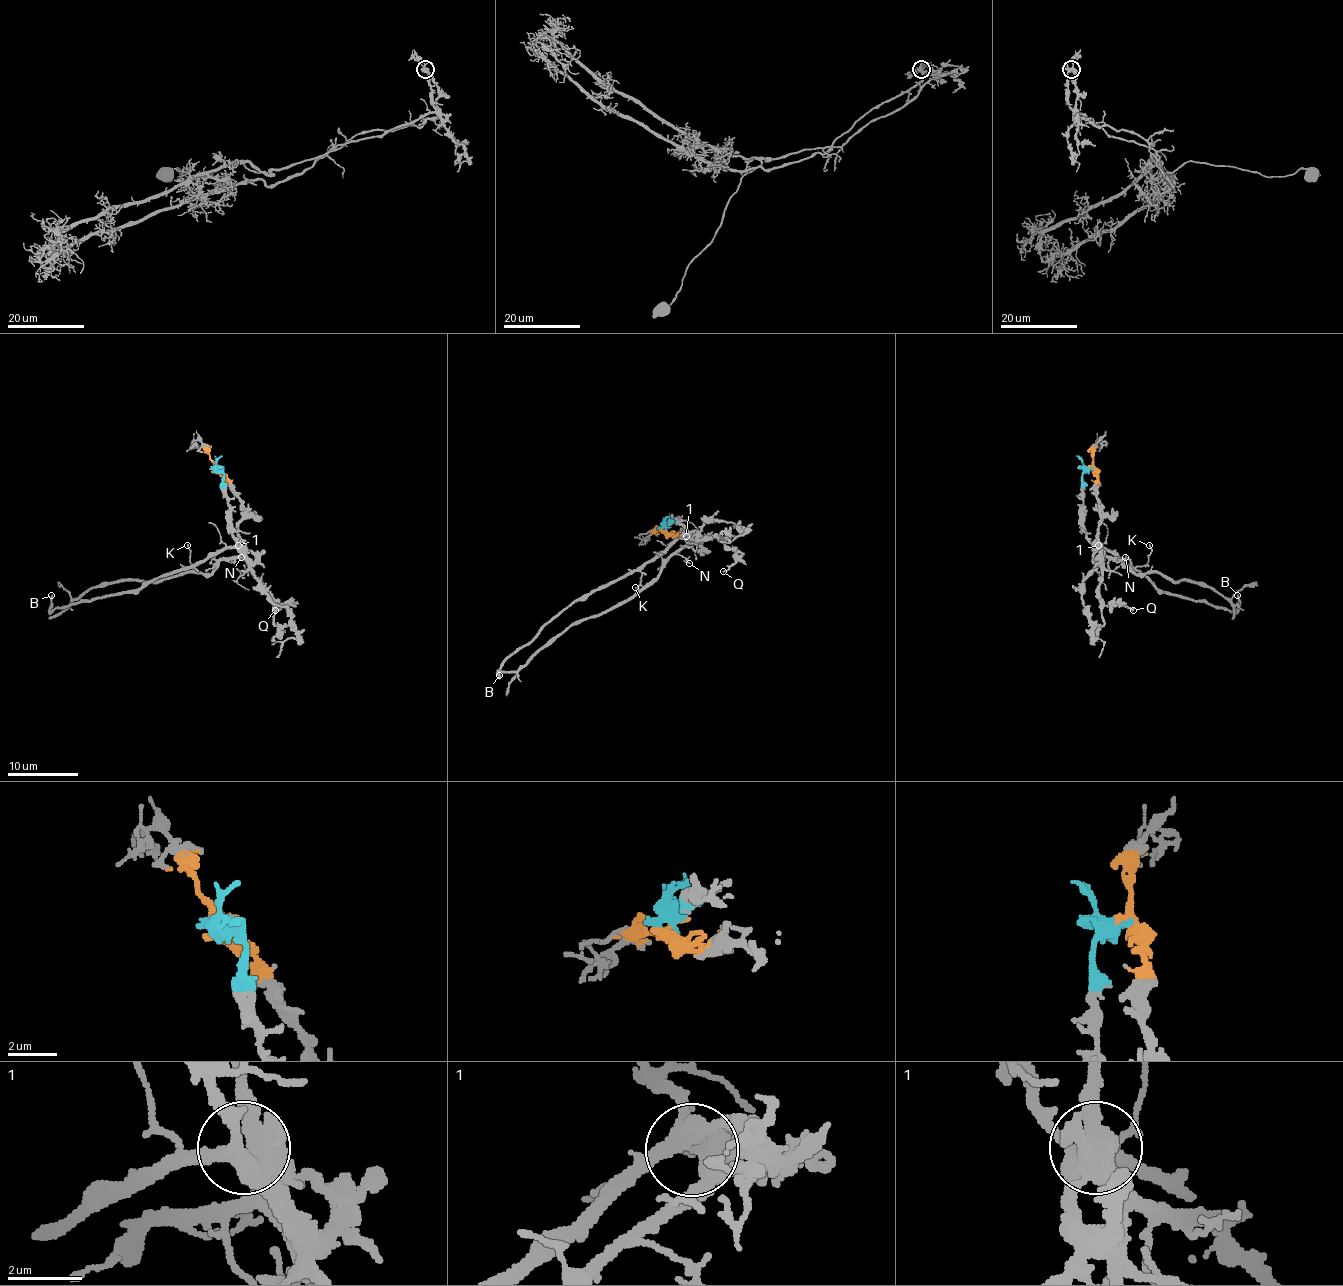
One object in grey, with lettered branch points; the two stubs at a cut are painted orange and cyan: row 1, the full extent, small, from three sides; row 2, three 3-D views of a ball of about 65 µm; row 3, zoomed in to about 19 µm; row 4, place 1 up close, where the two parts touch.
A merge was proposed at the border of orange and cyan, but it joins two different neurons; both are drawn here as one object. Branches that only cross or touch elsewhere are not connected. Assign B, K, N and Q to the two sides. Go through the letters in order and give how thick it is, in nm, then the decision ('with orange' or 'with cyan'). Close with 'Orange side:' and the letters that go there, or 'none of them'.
B: calibre 200 nm; with cyan
K: calibre 130 nm; with cyan
N: calibre 200 nm; with orange
Q: calibre 160 nm; with orange
Orange side: N, Q

